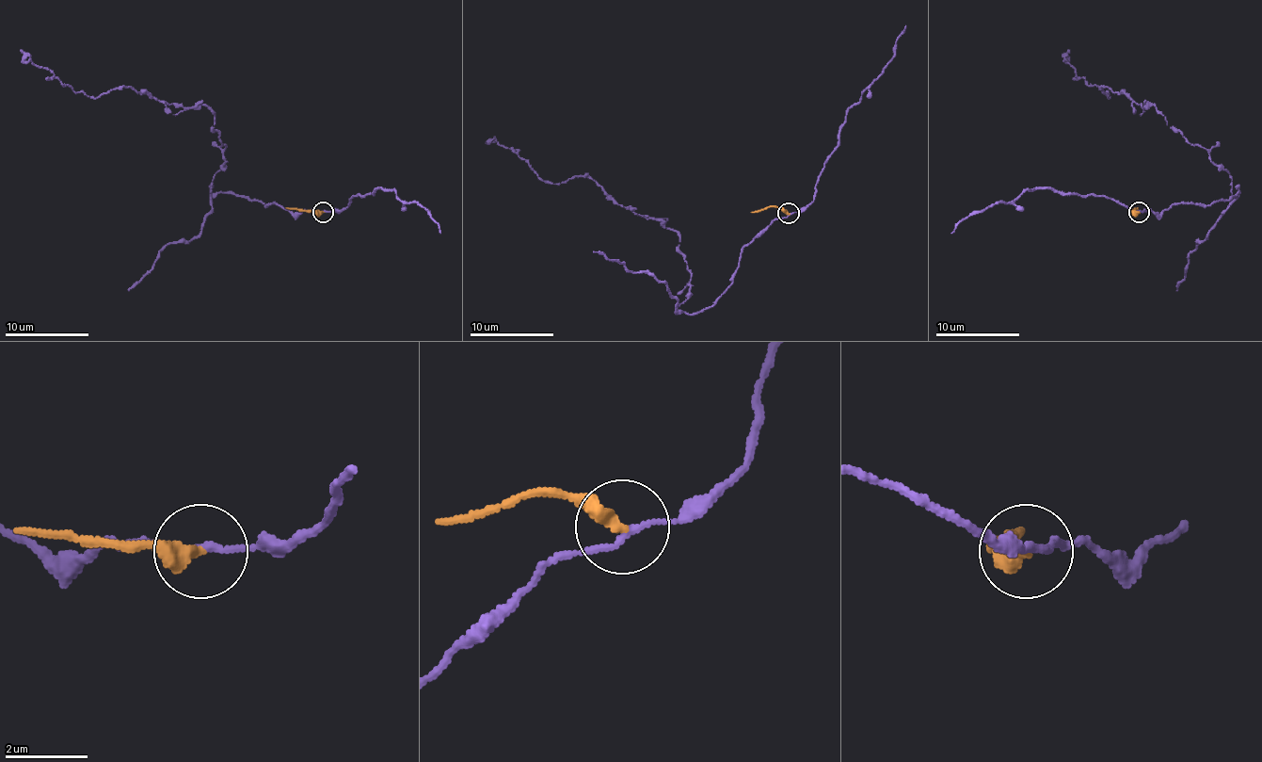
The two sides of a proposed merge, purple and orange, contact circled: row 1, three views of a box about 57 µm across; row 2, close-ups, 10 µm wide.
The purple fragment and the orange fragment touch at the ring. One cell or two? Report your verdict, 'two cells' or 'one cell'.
two cells

